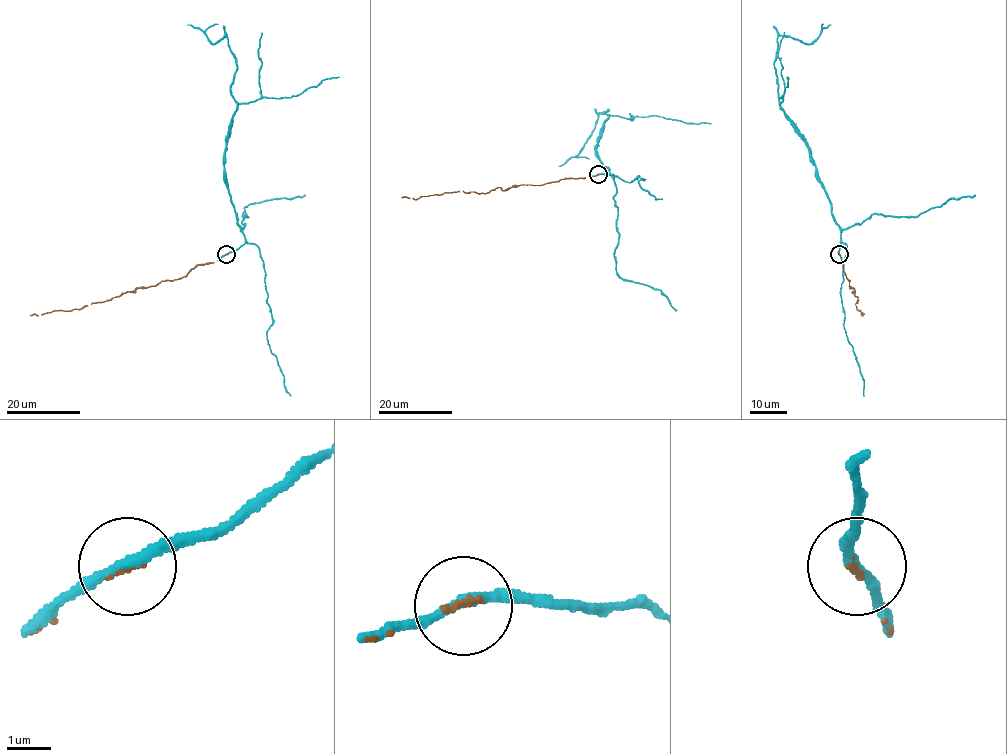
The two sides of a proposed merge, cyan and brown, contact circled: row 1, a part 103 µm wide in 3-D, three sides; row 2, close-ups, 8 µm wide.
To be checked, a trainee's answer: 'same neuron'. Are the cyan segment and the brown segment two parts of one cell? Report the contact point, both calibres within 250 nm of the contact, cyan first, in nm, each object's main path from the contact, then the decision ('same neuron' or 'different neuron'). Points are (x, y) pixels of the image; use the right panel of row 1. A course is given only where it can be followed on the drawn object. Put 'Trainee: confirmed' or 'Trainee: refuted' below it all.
at (839, 254); 240 nm thick on the cyan side, 100 nm on the other; cyan runs (839, 254), (840, 227), (811, 149), (780, 106), (774, 60), (779, 36), (812, 43), (830, 25); brown runs (839, 254), (850, 280), (849, 286), (854, 290), (852, 291), (857, 299), (855, 305), (864, 313), (861, 315); same neuron
Trainee: confirmed

